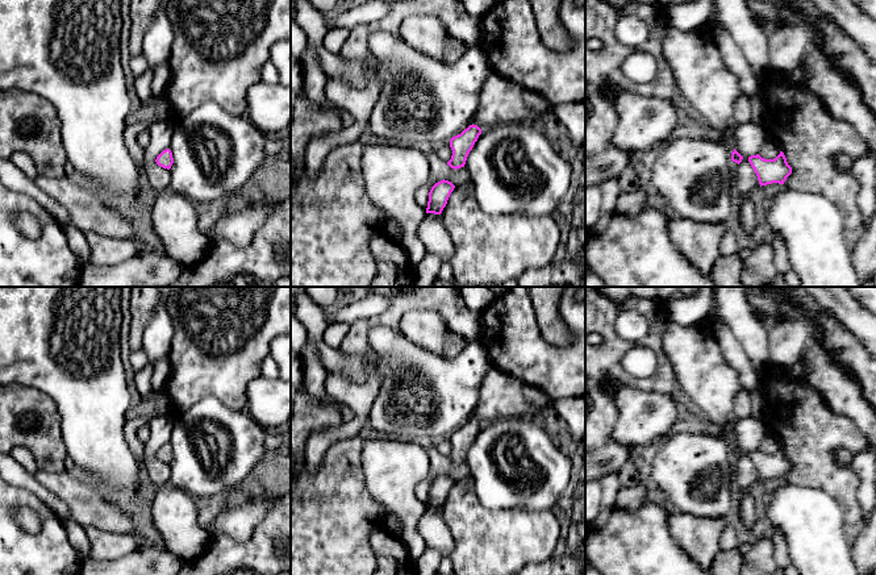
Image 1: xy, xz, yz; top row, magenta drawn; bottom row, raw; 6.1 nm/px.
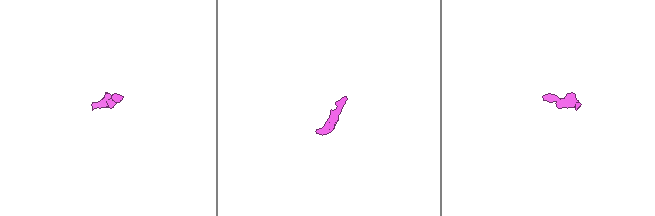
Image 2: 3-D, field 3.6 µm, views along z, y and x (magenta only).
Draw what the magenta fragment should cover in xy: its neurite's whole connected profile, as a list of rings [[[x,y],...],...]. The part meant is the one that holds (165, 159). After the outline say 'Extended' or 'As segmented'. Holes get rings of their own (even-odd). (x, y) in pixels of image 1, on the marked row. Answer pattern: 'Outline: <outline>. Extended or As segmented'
Outline: [[[170,149],[163,150],[155,159],[157,164],[170,170],[172,163],[174,163],[174,158],[172,158],[172,153]]]. As segmented

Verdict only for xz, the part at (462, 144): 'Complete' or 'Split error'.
Split error

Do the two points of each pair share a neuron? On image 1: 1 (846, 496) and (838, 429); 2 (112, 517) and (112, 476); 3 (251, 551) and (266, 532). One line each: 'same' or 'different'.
1: same
2: different
3: same

